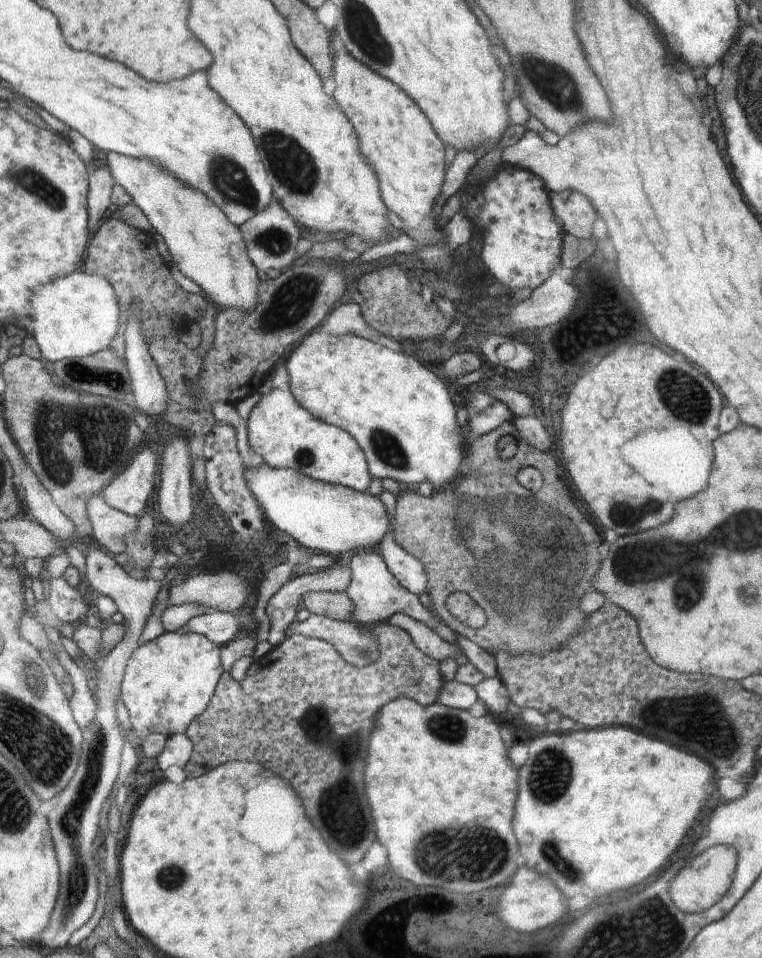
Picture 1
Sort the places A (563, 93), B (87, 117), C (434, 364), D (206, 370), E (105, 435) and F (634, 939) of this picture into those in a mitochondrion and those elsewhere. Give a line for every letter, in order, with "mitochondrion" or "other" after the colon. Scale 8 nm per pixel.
A: mitochondrion
B: other
C: other
D: other
E: mitochondrion
F: mitochondrion

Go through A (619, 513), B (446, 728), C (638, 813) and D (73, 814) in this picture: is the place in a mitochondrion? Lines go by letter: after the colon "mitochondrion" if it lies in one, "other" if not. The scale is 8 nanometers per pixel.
A: mitochondrion
B: mitochondrion
C: other
D: mitochondrion

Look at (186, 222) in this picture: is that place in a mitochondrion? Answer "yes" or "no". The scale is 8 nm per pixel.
no

